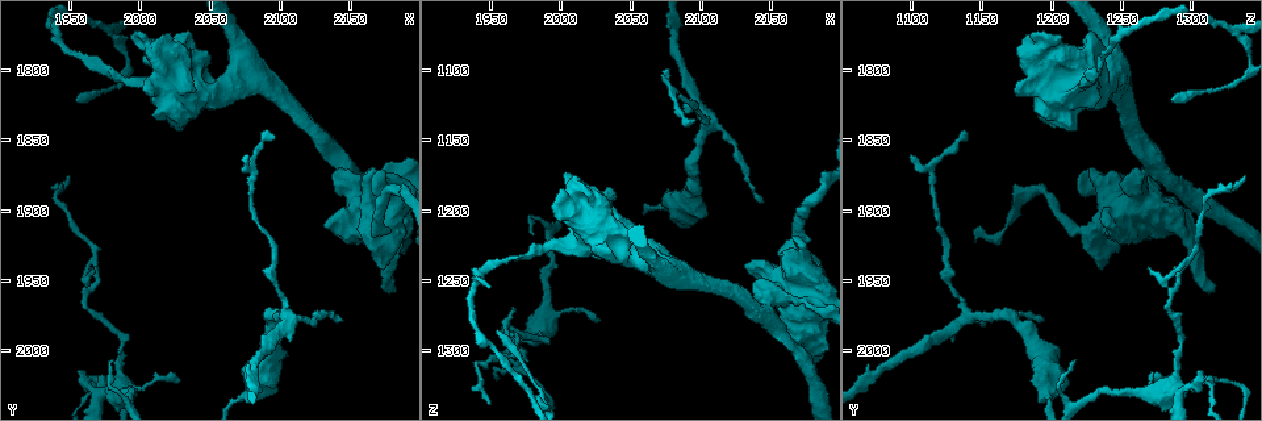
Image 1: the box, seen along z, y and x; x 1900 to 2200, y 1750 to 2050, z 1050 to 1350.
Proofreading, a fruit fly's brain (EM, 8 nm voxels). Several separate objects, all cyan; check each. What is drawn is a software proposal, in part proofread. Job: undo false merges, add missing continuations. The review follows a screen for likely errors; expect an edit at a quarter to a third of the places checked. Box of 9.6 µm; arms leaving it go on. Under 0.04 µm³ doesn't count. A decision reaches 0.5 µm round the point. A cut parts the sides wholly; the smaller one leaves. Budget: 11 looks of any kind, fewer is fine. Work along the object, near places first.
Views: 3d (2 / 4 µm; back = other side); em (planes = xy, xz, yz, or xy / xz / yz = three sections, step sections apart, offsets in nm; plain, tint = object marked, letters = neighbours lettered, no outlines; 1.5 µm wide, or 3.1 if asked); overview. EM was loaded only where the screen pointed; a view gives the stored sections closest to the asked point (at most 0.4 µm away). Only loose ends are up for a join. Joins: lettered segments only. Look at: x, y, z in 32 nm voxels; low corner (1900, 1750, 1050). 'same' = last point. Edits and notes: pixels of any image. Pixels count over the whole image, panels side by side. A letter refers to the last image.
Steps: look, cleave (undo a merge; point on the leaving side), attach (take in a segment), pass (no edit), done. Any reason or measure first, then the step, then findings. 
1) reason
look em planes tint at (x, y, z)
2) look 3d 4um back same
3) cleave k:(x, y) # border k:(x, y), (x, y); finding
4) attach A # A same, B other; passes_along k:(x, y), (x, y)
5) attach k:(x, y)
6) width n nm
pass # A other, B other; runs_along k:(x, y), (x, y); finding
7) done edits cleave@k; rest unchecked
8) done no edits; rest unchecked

thick turns thin
look 3d 2um back at (2004, 1810, 1178)

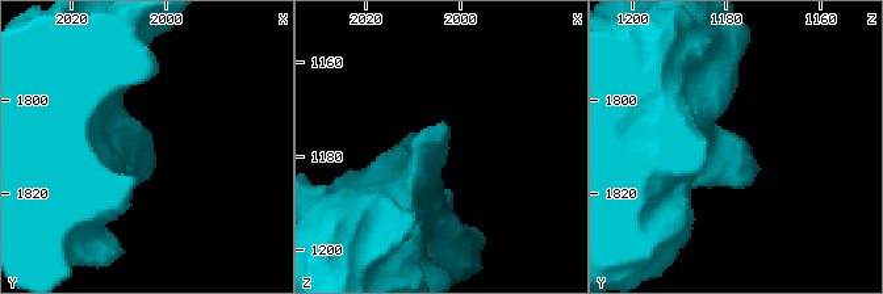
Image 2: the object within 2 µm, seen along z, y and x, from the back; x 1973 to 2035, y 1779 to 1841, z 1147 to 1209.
shape alone is not enough
look em planes letters at (2006, 1811, 1178)

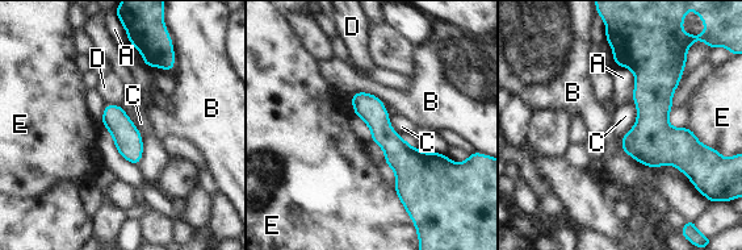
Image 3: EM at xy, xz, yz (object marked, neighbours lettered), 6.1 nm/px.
longest_contact C 280 nm
pass # A other, B other, C other, D other, E other; all the same cell

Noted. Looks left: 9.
stops while still wide
look em planes letters at (2032, 1840, 1218)

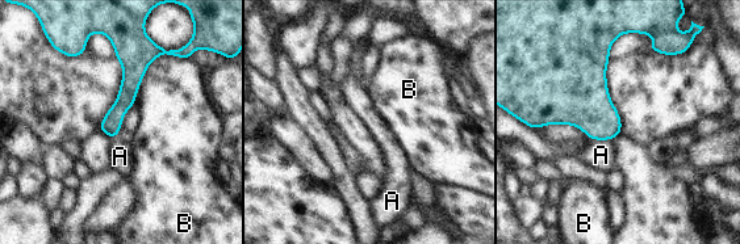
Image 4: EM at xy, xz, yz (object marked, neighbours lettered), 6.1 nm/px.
longest_contact B 440 nm
pass # A other, B other; runs_along 4:(153, 51), (133, 71), (112, 134); none of them fits

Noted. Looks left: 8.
look em xy step 8 tint at (1978, 1774, 1330)

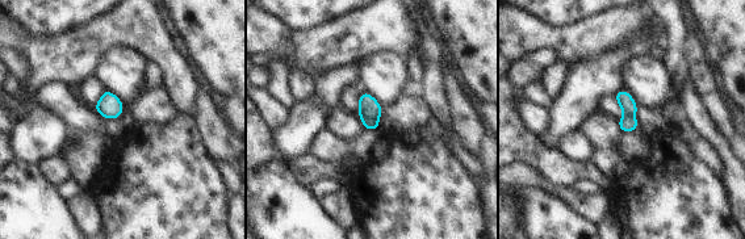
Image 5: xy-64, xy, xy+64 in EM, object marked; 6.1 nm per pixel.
look em planes tint same

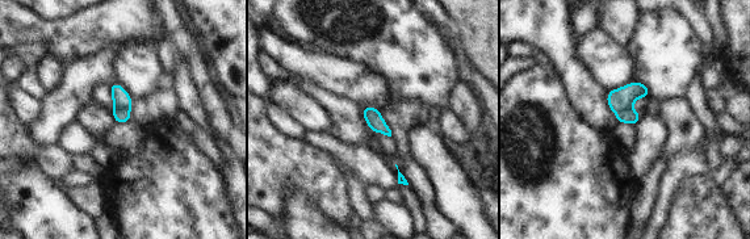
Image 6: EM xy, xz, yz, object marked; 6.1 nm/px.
look em planes letters same

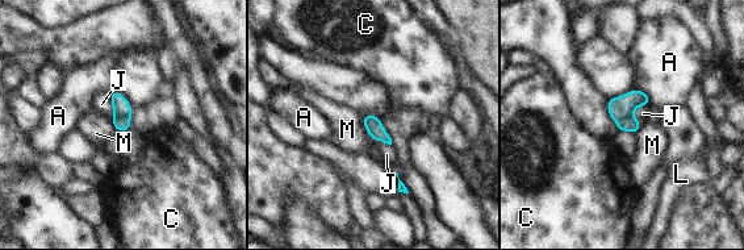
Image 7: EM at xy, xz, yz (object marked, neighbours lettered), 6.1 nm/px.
cleave 7:(118, 124) # A other, C other, J other, L other, M other; border 7:(115, 116), (129, 119); a second cell is stuck on

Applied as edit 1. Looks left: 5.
look 3d 2um at (1966, 1942, 1268)

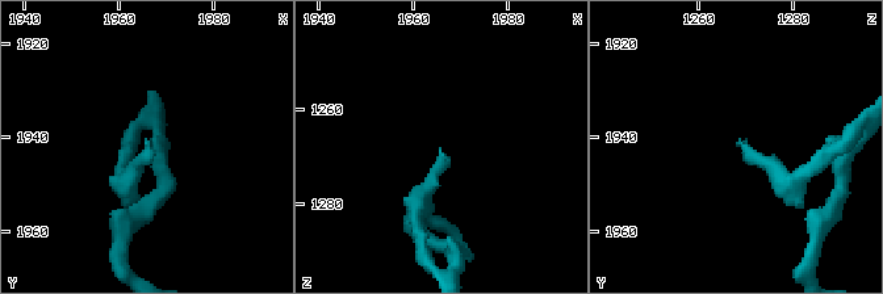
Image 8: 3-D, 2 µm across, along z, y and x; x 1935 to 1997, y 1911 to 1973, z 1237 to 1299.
need the tissue
look em xz step 8 tint at (1965, 1941, 1269)

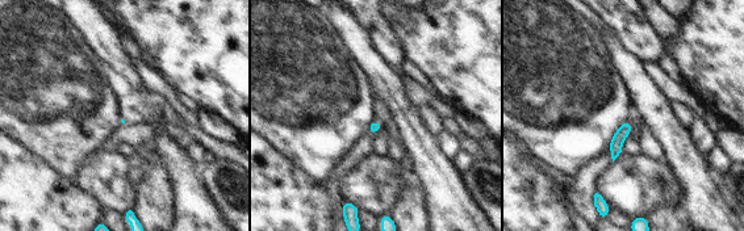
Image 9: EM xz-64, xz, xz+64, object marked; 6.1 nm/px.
what lies round it
look em xz step 8 letters same

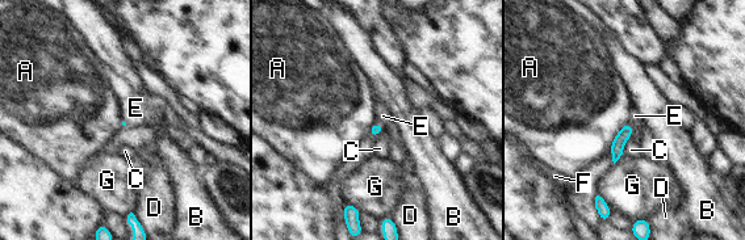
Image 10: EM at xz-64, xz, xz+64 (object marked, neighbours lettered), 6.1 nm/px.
longest_contact A 220 nm
attach 10:(383, 116) # A other, B other, C other, D other, E same, F other, G other; the cell continues

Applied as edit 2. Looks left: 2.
done edits cleave@7, attach@10; rest unchecked

